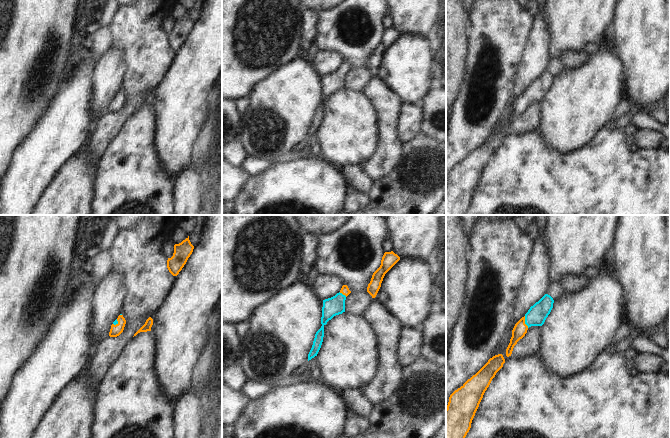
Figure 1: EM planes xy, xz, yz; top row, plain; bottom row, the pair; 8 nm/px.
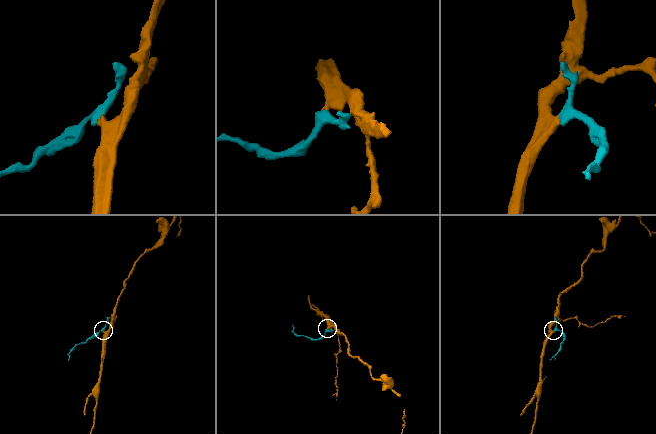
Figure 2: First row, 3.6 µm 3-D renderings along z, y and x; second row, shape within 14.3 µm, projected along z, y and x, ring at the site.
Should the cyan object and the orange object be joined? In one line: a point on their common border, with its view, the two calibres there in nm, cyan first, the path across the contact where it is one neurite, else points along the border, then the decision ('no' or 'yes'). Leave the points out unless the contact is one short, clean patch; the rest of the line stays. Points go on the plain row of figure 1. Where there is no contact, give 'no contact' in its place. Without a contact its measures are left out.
meets cyan in yz at (525, 98); 160 nm thick on the cyan side, 110 nm on the other; runs through yz (537, 90), (525, 98), (520, 105); yes

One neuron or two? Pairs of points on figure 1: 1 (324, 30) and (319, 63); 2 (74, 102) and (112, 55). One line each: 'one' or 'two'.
1: two
2: two

